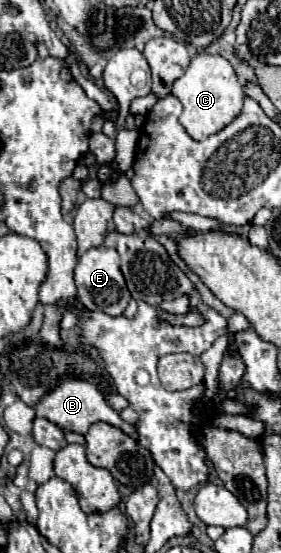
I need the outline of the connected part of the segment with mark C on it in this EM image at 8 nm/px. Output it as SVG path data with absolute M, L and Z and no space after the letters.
M198 52L192 58L184 76L174 82L172 94L184 106L180 114L180 124L194 140L204 140L228 126L240 114L244 102L244 86L240 84L230 62L222 56L214 56L208 52Z

